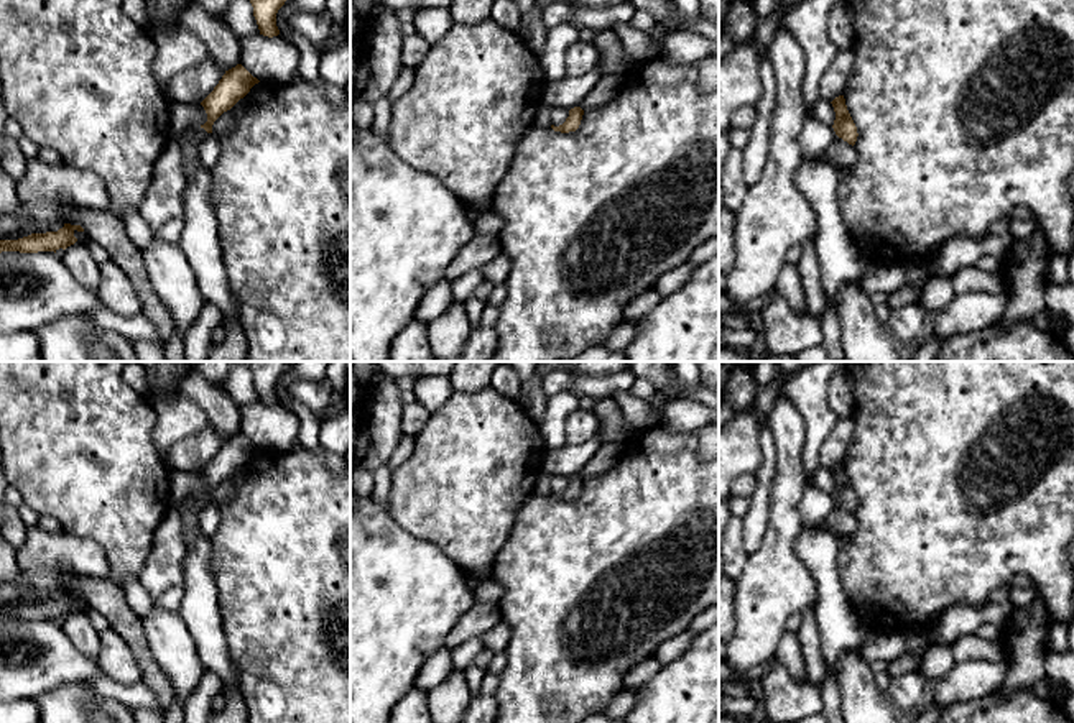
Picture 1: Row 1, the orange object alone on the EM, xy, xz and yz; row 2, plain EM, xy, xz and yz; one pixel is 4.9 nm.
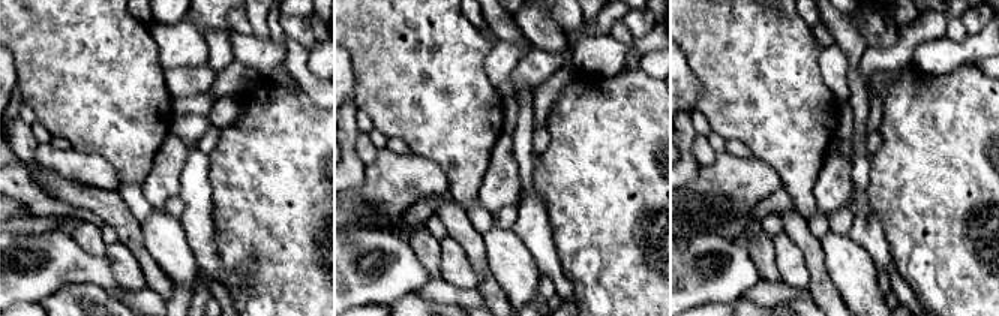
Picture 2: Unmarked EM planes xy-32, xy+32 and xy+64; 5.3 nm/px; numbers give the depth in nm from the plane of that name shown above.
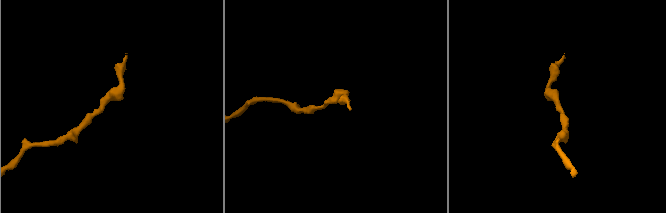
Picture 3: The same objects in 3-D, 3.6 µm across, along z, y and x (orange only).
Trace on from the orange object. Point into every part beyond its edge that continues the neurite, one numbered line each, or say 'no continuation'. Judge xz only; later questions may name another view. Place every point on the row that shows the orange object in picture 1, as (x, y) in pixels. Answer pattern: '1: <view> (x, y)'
no continuation

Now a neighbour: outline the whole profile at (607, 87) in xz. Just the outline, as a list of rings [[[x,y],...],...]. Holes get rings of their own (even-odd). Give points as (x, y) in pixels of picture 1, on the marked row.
[[[625,74],[602,76],[579,107],[586,112],[609,104],[618,94],[623,82],[623,76]]]

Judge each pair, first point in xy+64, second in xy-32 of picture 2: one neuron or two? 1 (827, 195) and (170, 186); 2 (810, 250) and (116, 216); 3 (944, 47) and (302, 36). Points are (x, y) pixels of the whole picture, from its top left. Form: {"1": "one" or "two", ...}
{"1": "one", "2": "one", "3": "two"}

